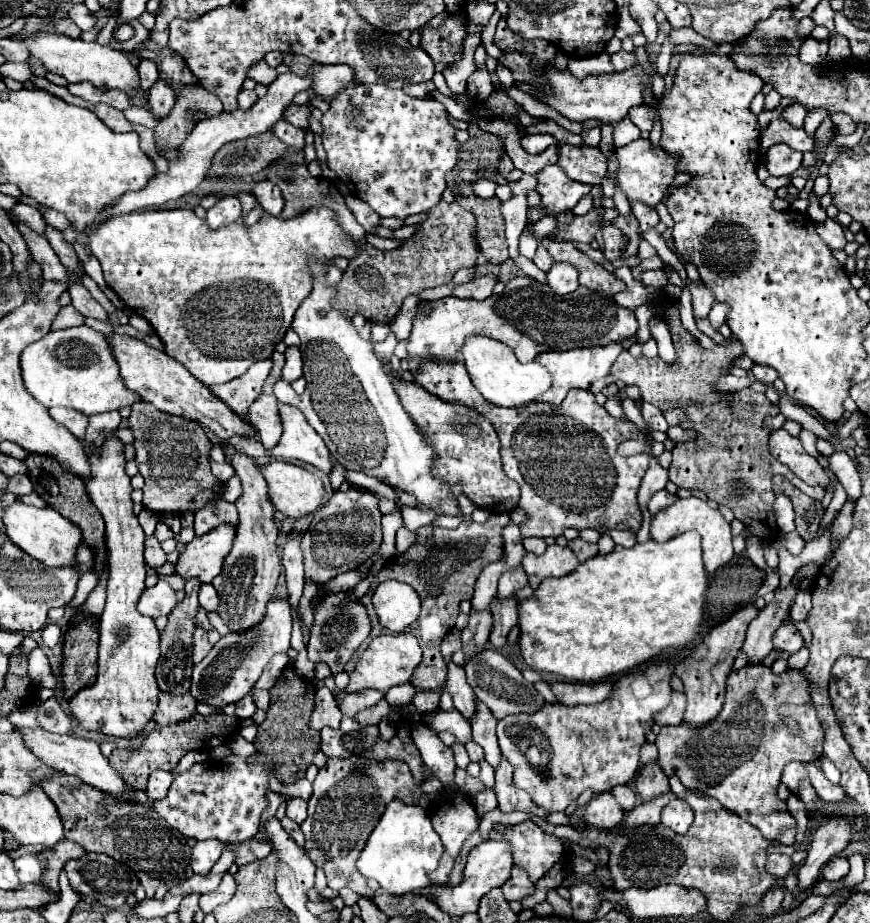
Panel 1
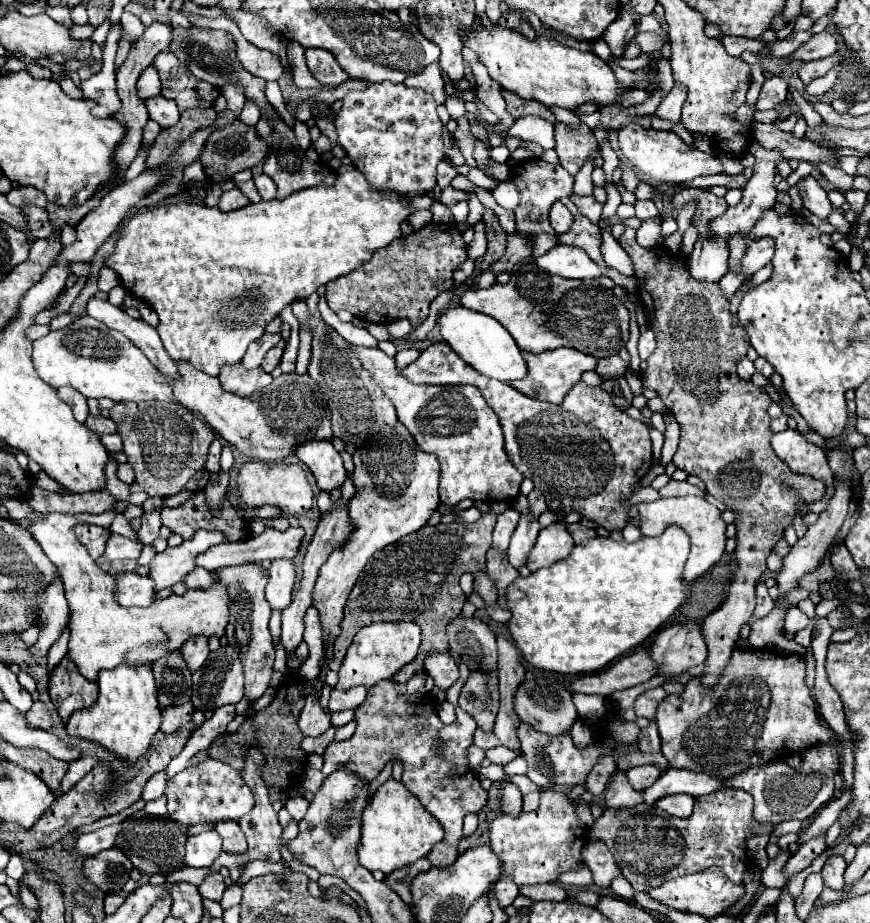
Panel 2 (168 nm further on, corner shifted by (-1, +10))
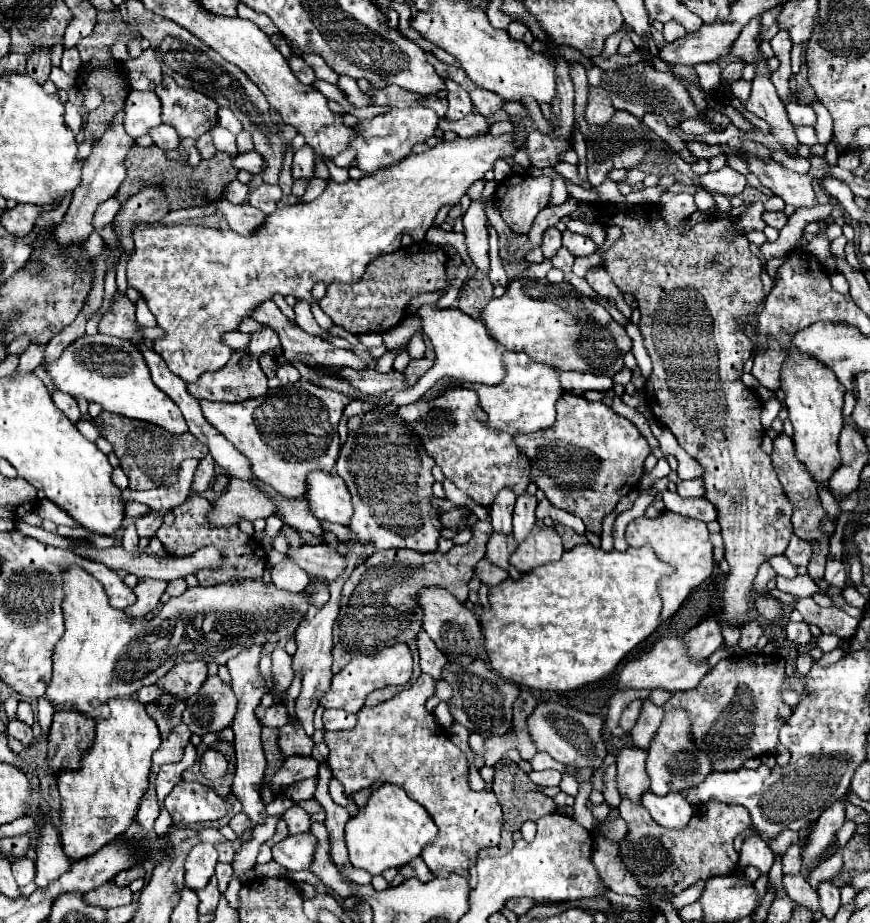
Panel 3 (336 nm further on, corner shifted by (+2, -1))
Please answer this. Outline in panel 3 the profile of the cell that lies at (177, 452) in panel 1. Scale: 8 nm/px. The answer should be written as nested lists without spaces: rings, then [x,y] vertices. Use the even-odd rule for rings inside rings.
[[[103,413],[103,417],[99,417],[95,425],[99,427],[101,435],[113,445],[113,451],[121,461],[121,469],[129,477],[129,487],[137,491],[173,485],[177,481],[181,461],[203,459],[209,453],[209,449],[189,431],[181,435],[173,435],[171,431],[163,431],[163,427],[121,417],[117,413]]]

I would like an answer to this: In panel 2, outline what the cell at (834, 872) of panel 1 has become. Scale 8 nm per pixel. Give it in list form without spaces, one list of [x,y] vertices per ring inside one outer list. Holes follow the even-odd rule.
[[[830,856],[822,868],[822,878],[824,878],[824,886],[832,888],[832,890],[842,890],[844,888],[844,870],[846,870],[846,862],[842,856]]]

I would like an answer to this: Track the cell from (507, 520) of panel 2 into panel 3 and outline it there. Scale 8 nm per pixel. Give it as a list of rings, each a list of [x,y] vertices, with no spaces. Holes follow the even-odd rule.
[[[503,489],[501,495],[497,495],[495,503],[491,505],[491,525],[495,533],[509,535],[511,533],[511,515],[515,505],[515,493],[509,489]]]

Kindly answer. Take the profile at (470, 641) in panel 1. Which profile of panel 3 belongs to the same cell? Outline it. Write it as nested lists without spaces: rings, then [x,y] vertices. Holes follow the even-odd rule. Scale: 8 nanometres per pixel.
[[[481,559],[481,561],[477,563],[475,577],[477,577],[483,585],[487,585],[487,587],[489,587],[489,591],[491,591],[493,587],[497,587],[501,581],[505,581],[505,579],[507,579],[507,573],[505,573],[503,569],[499,569],[499,567],[491,565],[487,559]]]

